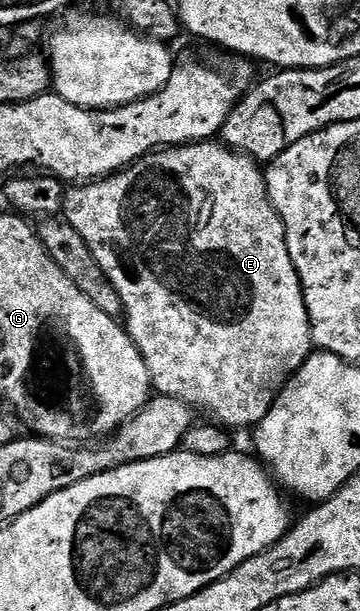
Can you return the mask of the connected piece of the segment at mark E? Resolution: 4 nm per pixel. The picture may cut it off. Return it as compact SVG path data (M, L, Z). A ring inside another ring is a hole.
M221 141L162 147L160 151L150 151L142 159L136 159L131 166L116 171L114 175L94 179L91 183L70 186L65 192L63 219L77 230L83 241L87 241L87 249L91 249L103 273L111 281L111 285L115 285L124 311L124 326L131 341L145 358L152 390L156 394L183 401L198 412L206 411L209 414L206 416L213 423L226 429L256 428L263 417L267 417L271 405L277 400L277 394L285 388L290 377L304 365L314 350L299 273L291 261L291 253L287 253L285 226L279 213L271 205L265 188L265 173L257 160L226 147Z

